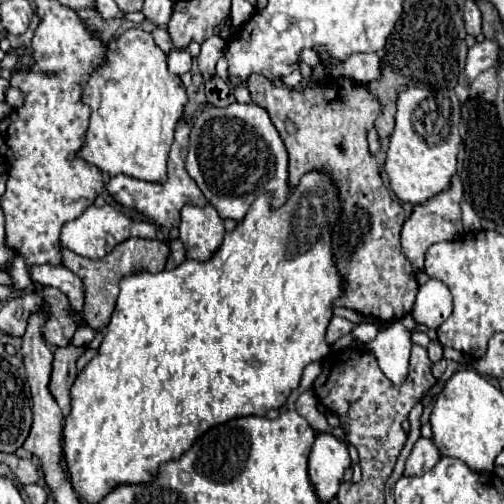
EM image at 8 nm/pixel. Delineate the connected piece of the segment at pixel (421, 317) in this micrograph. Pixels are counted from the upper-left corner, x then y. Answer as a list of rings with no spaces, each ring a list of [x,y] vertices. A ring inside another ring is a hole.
[[[429,280],[417,292],[413,318],[427,328],[439,328],[451,316],[451,292],[441,280]]]

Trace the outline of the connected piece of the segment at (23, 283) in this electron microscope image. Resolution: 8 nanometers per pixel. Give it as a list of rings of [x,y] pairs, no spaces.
[[[17,256],[17,258],[13,260],[13,266],[9,268],[9,276],[13,278],[15,290],[27,290],[27,288],[33,284],[33,280],[31,280],[31,276],[29,276],[29,270],[27,270],[27,266],[25,266],[23,256]]]

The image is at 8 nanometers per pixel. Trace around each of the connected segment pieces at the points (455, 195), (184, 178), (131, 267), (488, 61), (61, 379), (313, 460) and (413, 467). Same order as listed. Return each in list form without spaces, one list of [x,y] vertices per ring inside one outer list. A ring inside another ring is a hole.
[[[453,176],[449,190],[435,196],[425,206],[415,206],[413,208],[413,214],[403,224],[403,230],[401,230],[401,246],[403,246],[405,256],[411,262],[413,270],[423,268],[423,254],[431,244],[443,242],[443,240],[459,240],[459,238],[465,236],[463,222],[461,222],[461,200],[463,200],[463,186],[459,182],[459,178]]]
[[[179,120],[177,130],[175,130],[175,142],[171,146],[171,156],[169,156],[169,180],[165,184],[153,184],[153,182],[145,182],[145,180],[137,180],[125,174],[119,174],[115,178],[111,178],[111,182],[107,184],[107,192],[123,206],[127,208],[135,208],[139,212],[143,212],[153,224],[165,226],[165,228],[173,228],[179,224],[179,212],[185,204],[193,204],[193,206],[205,206],[207,200],[201,194],[201,190],[197,188],[195,180],[187,174],[183,162],[187,156],[187,142],[189,142],[189,130],[191,130],[191,122]]]
[[[129,238],[125,242],[121,242],[111,254],[107,254],[101,260],[89,260],[89,258],[81,258],[77,254],[73,254],[71,250],[63,248],[61,250],[61,258],[63,258],[63,266],[73,270],[75,276],[79,276],[83,280],[85,286],[85,310],[83,310],[83,318],[87,322],[87,326],[95,328],[95,330],[103,330],[109,320],[111,314],[115,310],[115,302],[117,302],[117,294],[119,294],[119,280],[123,276],[147,270],[147,272],[161,272],[165,268],[165,262],[169,258],[169,246],[161,240],[143,240],[143,238]]]
[[[483,40],[479,44],[475,44],[469,54],[467,54],[467,66],[465,66],[465,74],[467,74],[467,80],[473,82],[477,74],[493,68],[499,60],[499,44],[495,40]]]
[[[73,344],[55,350],[49,390],[59,404],[63,418],[67,418],[69,410],[71,410],[71,384],[75,382],[75,376],[77,376],[75,362],[79,360],[81,354],[85,354],[85,350],[87,350],[85,346],[79,348],[79,346],[73,346]]]
[[[317,432],[309,456],[309,478],[321,502],[329,502],[341,484],[345,468],[351,464],[347,446],[329,432]]]
[[[419,438],[407,458],[407,464],[405,464],[405,474],[423,474],[427,472],[427,468],[433,468],[437,462],[441,460],[441,452],[437,448],[437,444],[431,440],[431,438]]]

